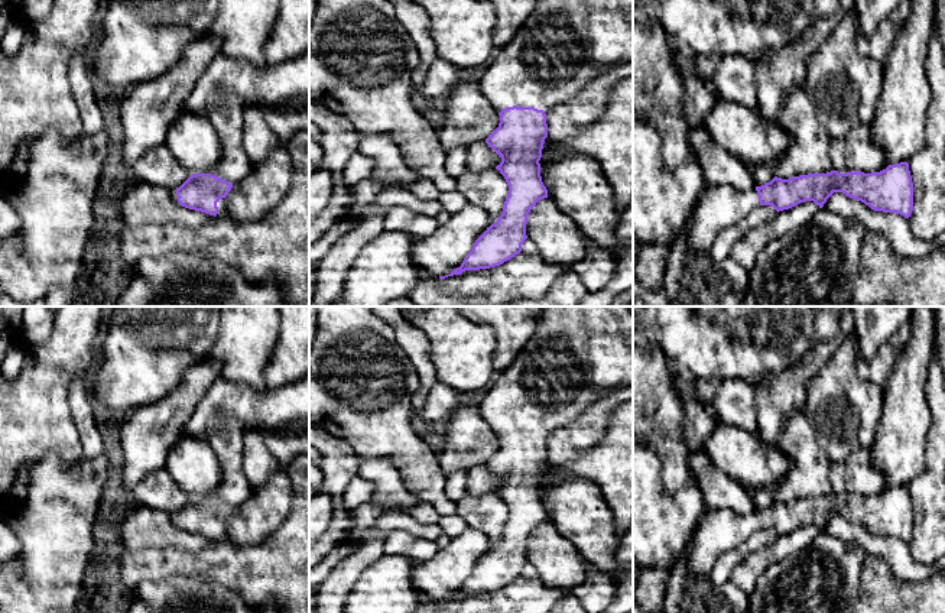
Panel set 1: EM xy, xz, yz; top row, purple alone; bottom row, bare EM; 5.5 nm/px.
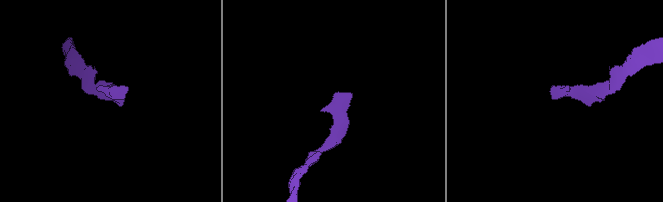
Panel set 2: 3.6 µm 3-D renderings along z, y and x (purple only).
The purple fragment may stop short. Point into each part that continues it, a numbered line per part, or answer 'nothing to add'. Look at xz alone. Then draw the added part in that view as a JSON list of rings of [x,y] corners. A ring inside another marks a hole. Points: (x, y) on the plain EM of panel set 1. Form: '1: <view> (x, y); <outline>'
1: xz (578, 354); [[[542,306],[533,337],[486,392],[480,412],[499,437],[517,429],[548,438],[614,389],[629,385],[633,385],[630,306]]]

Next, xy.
1: xy (221, 528); [[[221,522],[221,523],[217,526],[217,531],[218,531],[218,536],[217,536],[215,541],[228,541],[225,522]]]

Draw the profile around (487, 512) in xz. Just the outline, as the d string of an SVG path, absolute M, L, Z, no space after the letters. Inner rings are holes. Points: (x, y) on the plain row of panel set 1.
M465 494L457 503L457 513L470 528L484 532L488 539L488 551L494 548L503 536L504 525L509 518L509 509L504 500L497 494Z

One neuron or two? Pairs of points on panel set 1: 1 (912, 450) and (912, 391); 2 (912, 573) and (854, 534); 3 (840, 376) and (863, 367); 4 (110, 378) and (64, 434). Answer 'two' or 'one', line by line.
1: one
2: one
3: two
4: two

